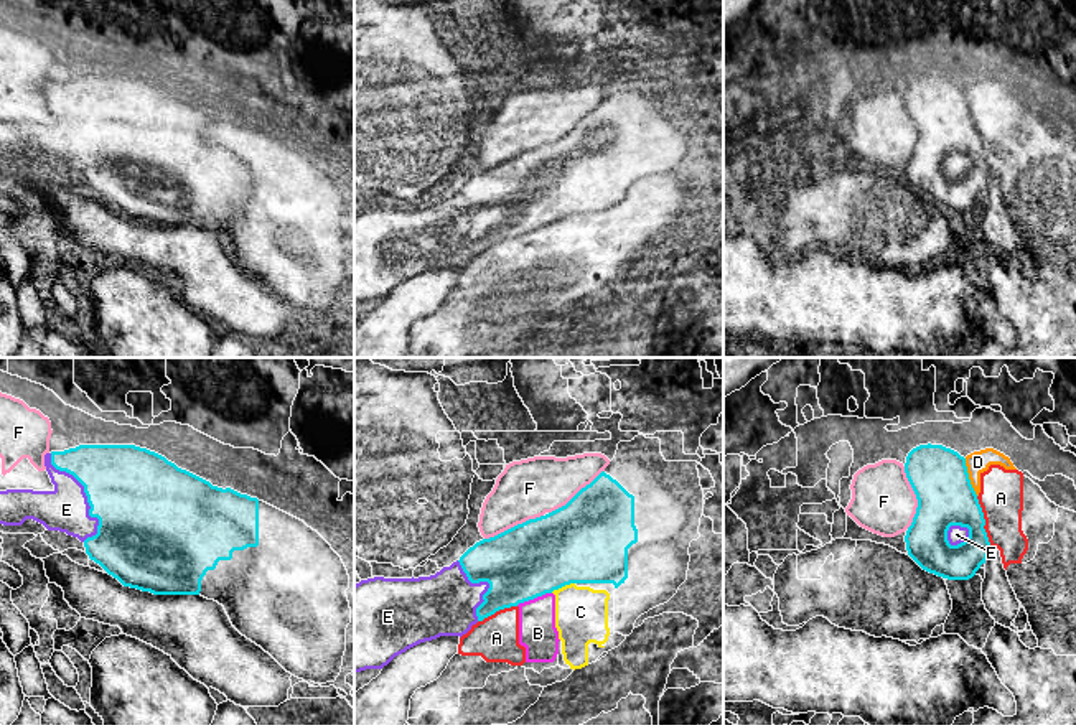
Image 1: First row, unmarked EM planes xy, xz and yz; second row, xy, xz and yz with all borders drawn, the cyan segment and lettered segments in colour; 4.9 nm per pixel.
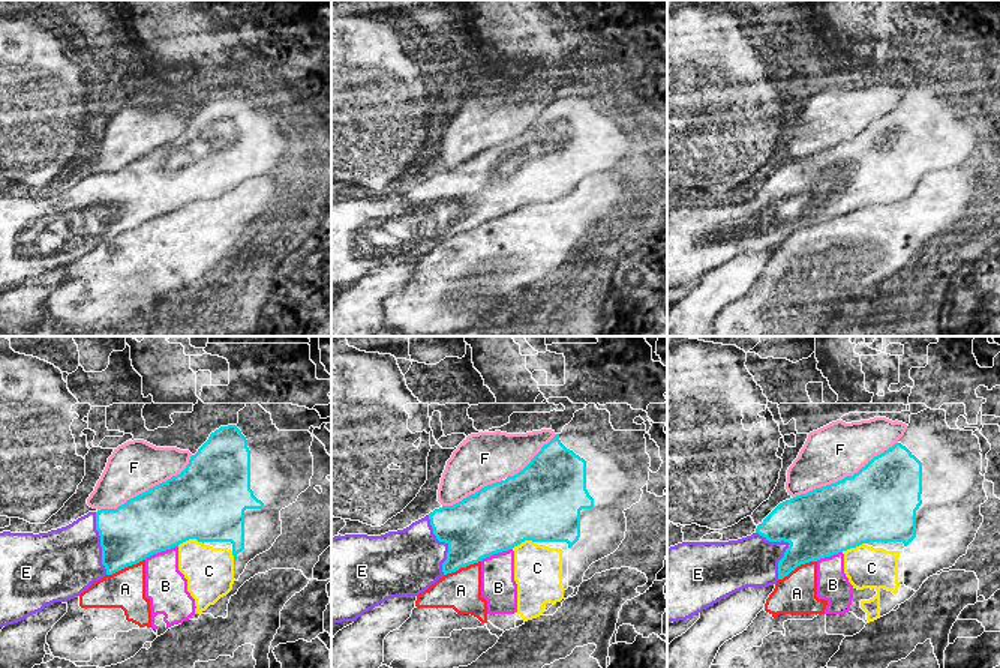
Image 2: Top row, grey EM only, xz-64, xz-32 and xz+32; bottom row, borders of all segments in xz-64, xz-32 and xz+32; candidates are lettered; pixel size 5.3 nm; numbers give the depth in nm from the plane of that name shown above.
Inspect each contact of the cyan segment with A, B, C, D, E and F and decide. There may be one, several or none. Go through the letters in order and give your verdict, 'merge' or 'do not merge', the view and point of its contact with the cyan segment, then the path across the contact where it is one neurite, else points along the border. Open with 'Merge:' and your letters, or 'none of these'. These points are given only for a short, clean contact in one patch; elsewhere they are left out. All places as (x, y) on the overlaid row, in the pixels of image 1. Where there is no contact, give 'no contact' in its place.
Merge: E
A: do not merge; contact yz (984, 521)
B: do not merge; contact xz (533, 598); border xz (551, 592), (516, 605)
C: do not merge; contact xz (562, 585)
D: do not merge; contact yz (968, 477); border yz (964, 458), (969, 483), (977, 495)
E: merge; contact xy (86, 495)
F: do not merge; contact yz (916, 498)

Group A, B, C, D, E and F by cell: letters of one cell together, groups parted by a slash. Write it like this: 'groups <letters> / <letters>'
groups A B C D / E / F

